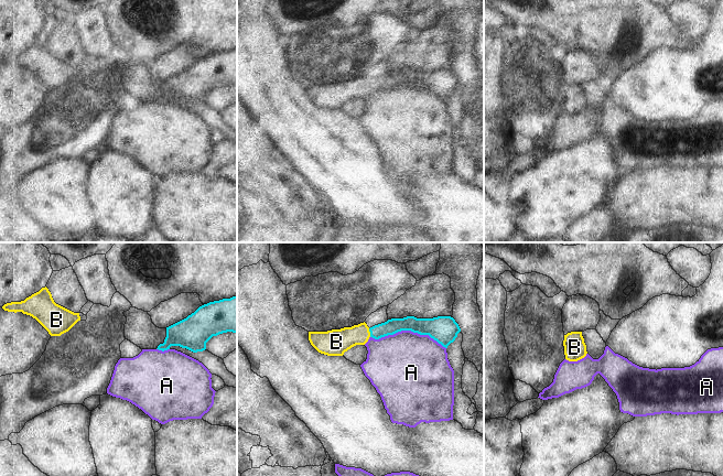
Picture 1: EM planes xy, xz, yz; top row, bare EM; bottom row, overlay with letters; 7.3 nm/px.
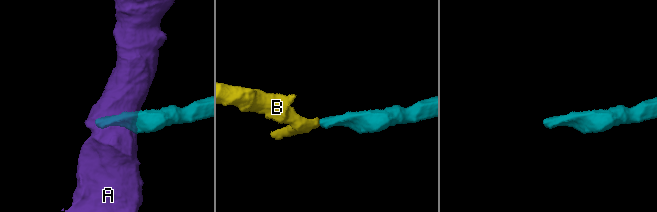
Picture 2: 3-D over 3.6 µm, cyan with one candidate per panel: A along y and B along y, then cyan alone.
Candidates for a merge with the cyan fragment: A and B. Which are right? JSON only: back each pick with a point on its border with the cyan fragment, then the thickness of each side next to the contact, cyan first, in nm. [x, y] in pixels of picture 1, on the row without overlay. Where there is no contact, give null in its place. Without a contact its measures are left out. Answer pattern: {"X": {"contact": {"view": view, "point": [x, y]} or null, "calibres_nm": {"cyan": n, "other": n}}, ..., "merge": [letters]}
{"B": {"contact": {"view": "xz", "point": [370, 86]}, "calibres_nm": {"cyan": 110, "other": 180}}, "merge": ["B"]}

